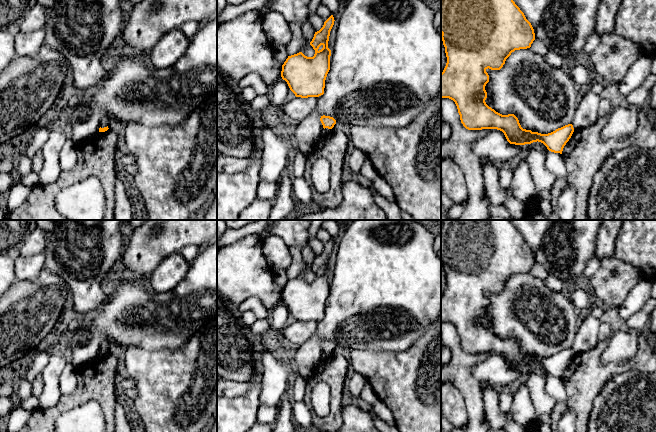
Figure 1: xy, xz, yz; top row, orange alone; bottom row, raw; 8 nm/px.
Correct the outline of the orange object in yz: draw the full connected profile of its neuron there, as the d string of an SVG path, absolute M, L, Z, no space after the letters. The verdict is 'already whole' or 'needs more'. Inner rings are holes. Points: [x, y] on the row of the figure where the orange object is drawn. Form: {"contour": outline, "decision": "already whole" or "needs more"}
{"contour": "M441 0L441 39L447 57L446 66L441 73L441 98L449 98L455 102L461 123L466 129L497 129L504 133L510 144L525 145L538 141L543 143L549 151L562 154L564 146L574 132L572 124L565 125L548 134L532 132L523 129L514 114L502 115L485 102L487 98L485 86L489 82L486 70L488 68L500 70L512 52L530 48L535 40L531 23L513 0Z", "decision": "already whole"}

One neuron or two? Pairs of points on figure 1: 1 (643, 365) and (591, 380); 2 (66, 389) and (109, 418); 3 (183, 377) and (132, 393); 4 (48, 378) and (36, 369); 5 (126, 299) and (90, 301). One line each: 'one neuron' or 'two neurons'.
1: one neuron
2: two neurons
3: two neurons
4: two neurons
5: two neurons

